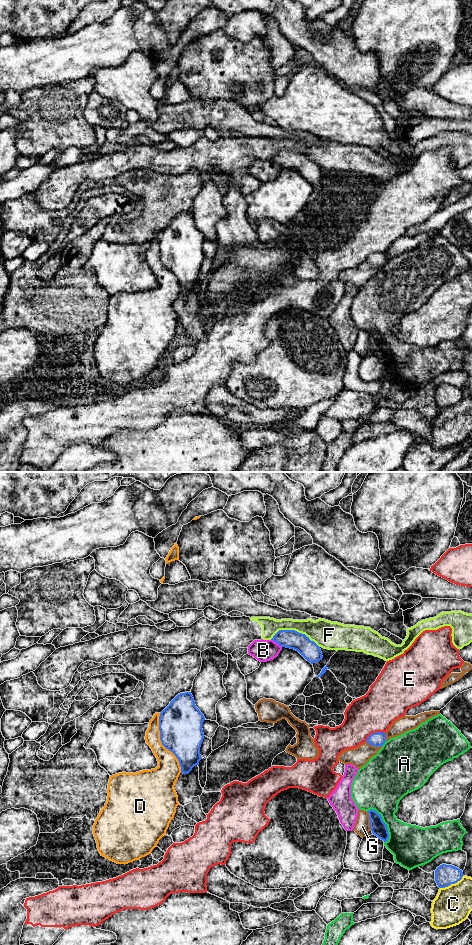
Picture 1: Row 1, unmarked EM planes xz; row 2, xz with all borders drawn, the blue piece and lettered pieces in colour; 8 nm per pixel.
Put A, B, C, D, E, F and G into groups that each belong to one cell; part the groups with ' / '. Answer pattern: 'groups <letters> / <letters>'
groups A / B / C / D / E / F / G

